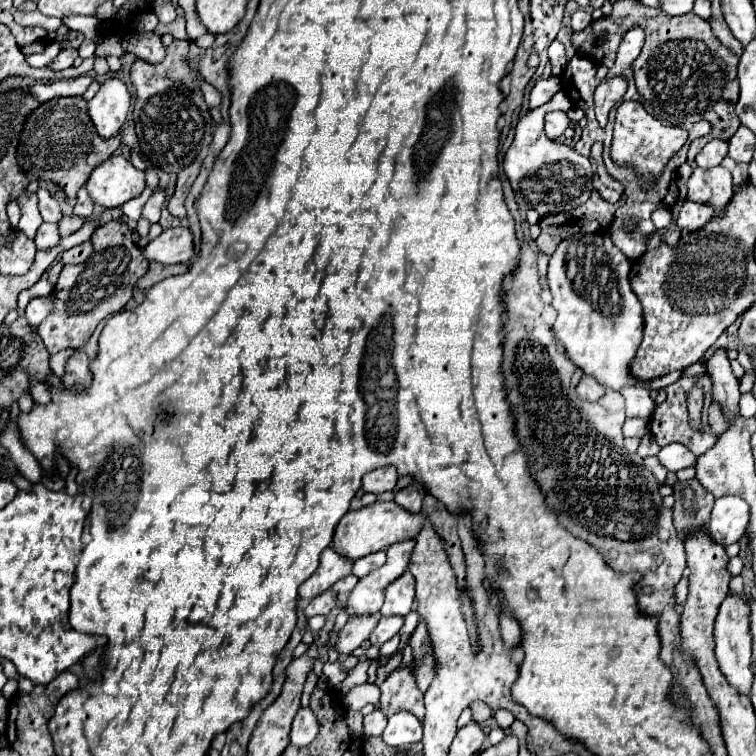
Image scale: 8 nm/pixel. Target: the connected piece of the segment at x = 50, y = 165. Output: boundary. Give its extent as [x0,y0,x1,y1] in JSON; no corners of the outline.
[16,98,120,198]

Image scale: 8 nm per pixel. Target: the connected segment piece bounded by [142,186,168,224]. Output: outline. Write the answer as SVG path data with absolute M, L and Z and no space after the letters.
M158 186L158 188L152 192L150 200L144 204L144 208L142 208L142 216L146 216L152 224L158 222L158 218L160 218L160 210L162 210L162 204L164 204L166 198L168 198L168 190Z

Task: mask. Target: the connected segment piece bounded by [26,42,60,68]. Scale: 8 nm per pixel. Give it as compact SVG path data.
M50 42L50 44L46 44L42 54L30 54L30 56L26 56L26 62L30 66L34 66L34 68L44 68L44 66L50 66L56 60L58 52L60 52L60 46L56 42Z

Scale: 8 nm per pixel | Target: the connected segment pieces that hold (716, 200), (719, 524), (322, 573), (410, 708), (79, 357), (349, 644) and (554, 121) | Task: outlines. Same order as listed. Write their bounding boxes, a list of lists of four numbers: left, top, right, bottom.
[[688,166,732,212],[710,496,748,546],[300,548,352,600],[380,666,424,720],[60,352,90,386],[334,614,380,656],[544,110,570,140]]

